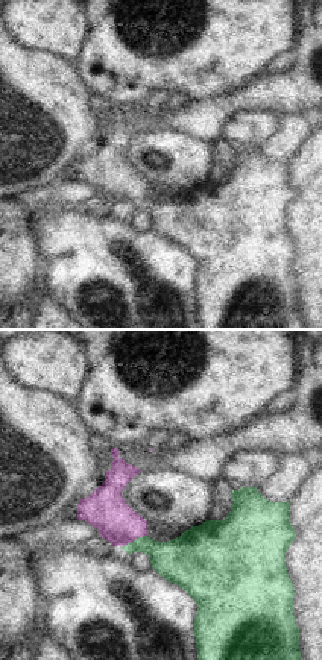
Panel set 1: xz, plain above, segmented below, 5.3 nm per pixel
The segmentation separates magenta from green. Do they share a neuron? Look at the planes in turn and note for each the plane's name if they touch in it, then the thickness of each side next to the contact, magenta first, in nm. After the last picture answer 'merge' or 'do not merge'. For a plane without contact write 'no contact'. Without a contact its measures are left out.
meets magenta in xz; 220 nm thick on the magenta side, 220 nm on the other

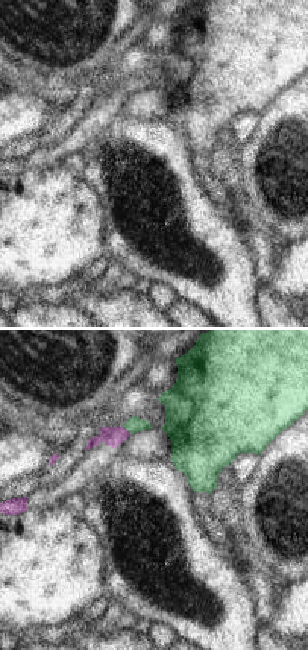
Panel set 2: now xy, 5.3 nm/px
meets magenta in xy; 110 nm thick on the magenta side, 90 nm on the other

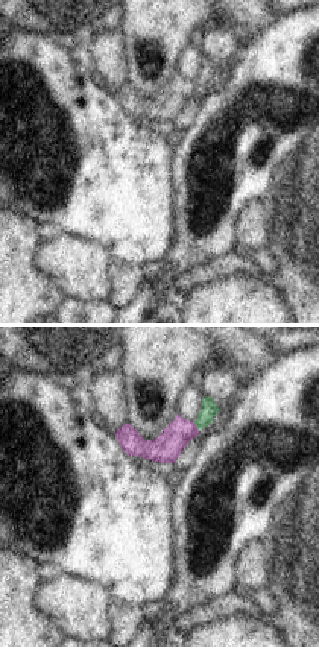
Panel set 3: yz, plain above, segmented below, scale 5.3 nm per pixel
meets magenta in yz; 160 nm thick on the magenta side, 90 nm on the other

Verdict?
merge

